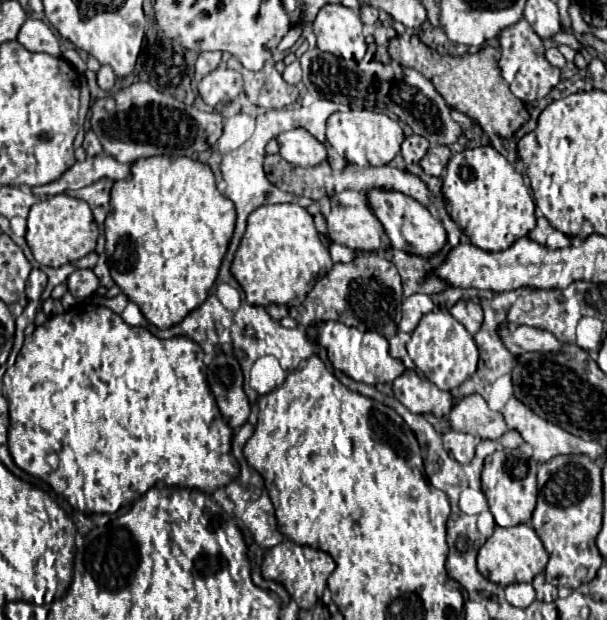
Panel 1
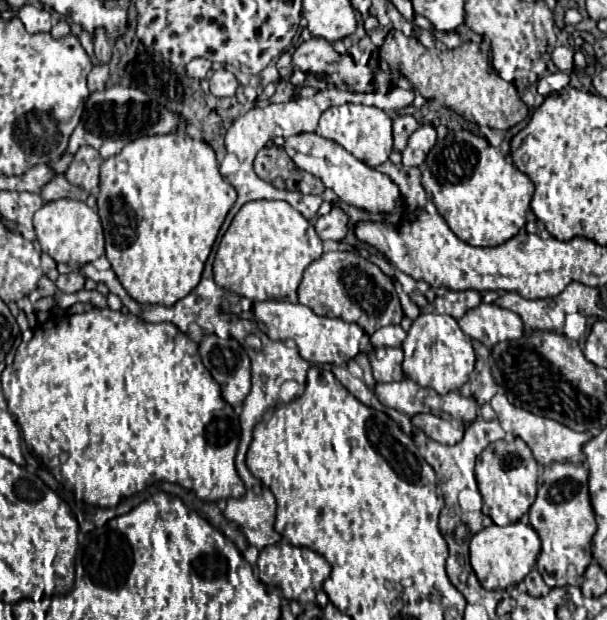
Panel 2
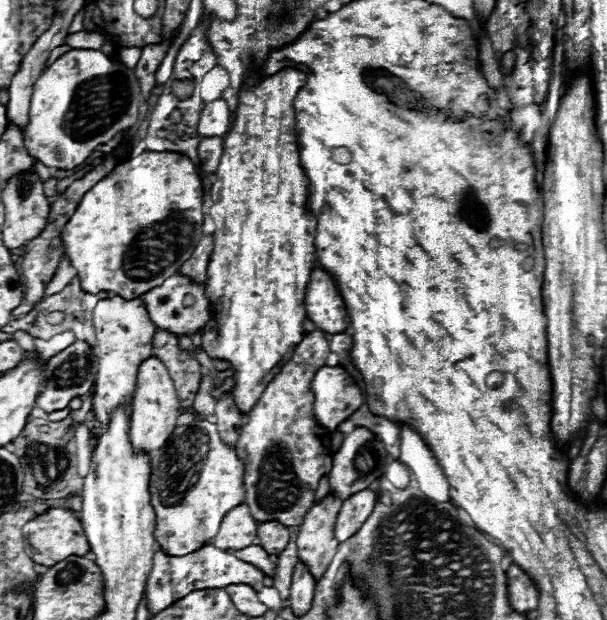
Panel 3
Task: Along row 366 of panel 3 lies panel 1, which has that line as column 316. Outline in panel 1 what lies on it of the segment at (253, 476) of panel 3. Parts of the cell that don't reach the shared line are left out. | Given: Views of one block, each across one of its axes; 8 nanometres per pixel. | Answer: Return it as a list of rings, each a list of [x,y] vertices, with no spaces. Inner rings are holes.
[[[360,254],[356,256],[352,262],[348,264],[334,264],[328,274],[324,274],[308,292],[306,300],[296,306],[296,308],[288,308],[288,314],[300,324],[300,326],[310,326],[314,322],[322,322],[322,320],[338,320],[346,326],[354,326],[360,332],[372,330],[378,332],[384,338],[392,338],[398,332],[398,324],[400,324],[400,306],[402,306],[402,286],[400,286],[400,274],[396,270],[396,266],[386,260],[380,254]]]

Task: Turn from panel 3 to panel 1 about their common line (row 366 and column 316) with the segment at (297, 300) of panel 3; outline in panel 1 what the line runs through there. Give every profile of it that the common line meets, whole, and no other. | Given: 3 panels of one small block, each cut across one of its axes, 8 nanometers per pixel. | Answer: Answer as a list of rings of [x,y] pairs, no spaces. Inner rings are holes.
[[[298,204],[260,206],[248,216],[246,232],[230,266],[232,276],[254,306],[290,306],[306,298],[306,292],[332,268],[332,258],[320,242],[318,230],[306,208]]]

